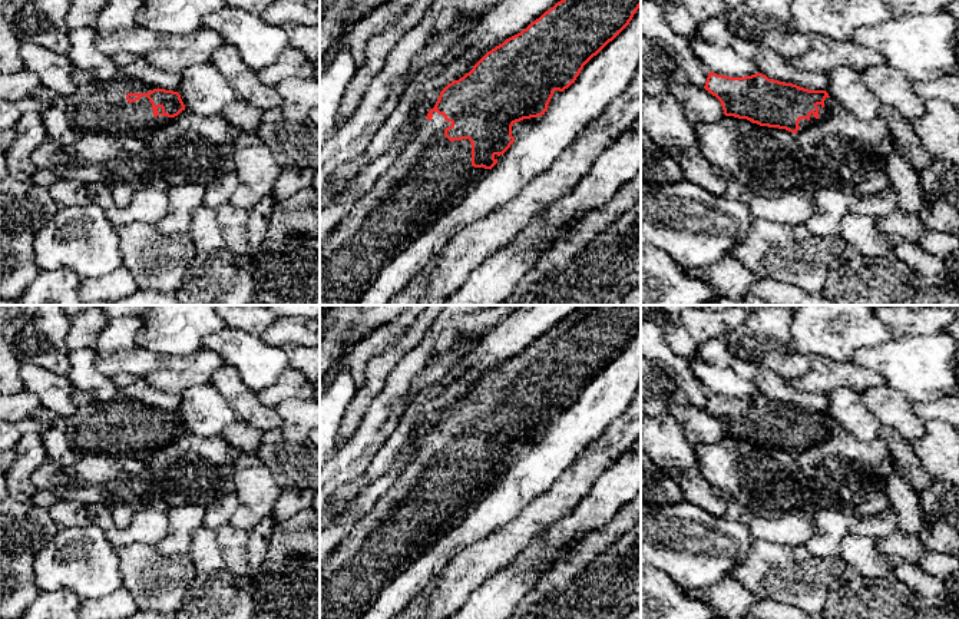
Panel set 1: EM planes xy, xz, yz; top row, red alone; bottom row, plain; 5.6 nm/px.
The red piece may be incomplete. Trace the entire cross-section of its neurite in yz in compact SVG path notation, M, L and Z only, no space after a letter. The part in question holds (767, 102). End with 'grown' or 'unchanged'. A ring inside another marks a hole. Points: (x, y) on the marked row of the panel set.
M710 72L704 89L721 102L725 116L791 133L830 115L836 105L826 90L808 90L763 73L730 77Z; grown

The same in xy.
M75 69L73 83L76 90L63 103L79 135L143 139L185 110L178 92L156 89L123 75L100 82Z; grown

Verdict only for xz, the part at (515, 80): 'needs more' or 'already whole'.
needs more

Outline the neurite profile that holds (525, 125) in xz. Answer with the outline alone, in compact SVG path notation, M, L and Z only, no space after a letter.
M542 116L538 117L530 117L530 119L523 119L520 122L513 123L512 126L512 136L515 138L515 140L525 132L530 130L532 128L535 128L540 120Z

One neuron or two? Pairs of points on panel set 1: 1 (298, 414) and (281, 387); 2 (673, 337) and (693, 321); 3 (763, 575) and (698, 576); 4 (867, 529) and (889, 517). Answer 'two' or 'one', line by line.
1: two
2: two
3: two
4: one

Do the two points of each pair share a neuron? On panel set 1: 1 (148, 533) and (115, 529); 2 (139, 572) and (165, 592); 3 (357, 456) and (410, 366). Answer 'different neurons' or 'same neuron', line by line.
1: same neuron
2: same neuron
3: same neuron

